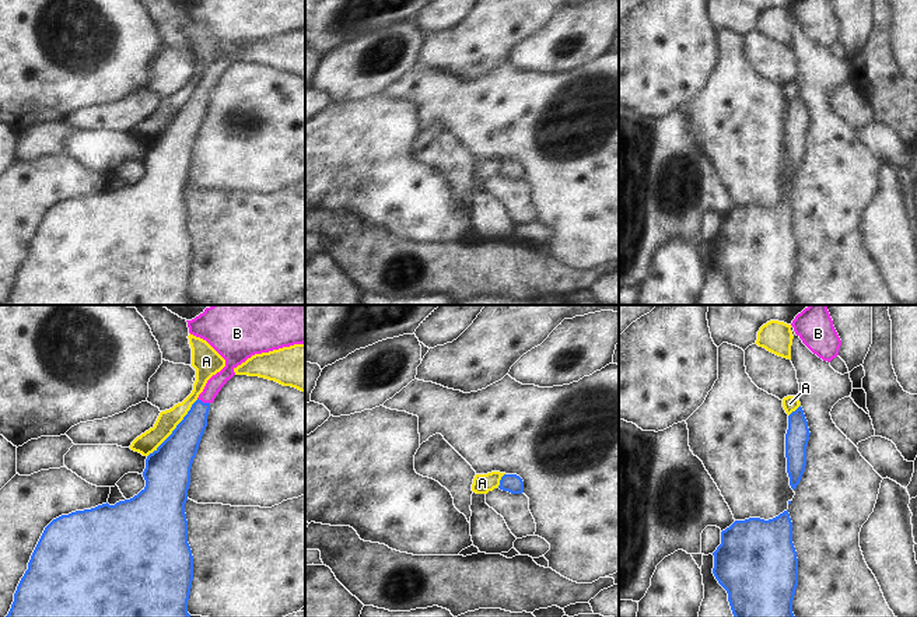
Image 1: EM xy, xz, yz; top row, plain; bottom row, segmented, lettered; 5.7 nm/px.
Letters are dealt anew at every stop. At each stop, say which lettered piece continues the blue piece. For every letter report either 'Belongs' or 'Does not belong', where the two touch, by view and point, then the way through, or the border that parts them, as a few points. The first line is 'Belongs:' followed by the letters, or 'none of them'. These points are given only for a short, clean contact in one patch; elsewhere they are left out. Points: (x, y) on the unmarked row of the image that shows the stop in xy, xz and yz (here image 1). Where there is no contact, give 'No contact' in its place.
Belongs: B
A: Does not belong. Touches blue at xy (175, 115)
B: Belongs. Touches blue at xy (202, 88). Path across: xy (184, 128), (196, 107), (202, 88), (216, 69)

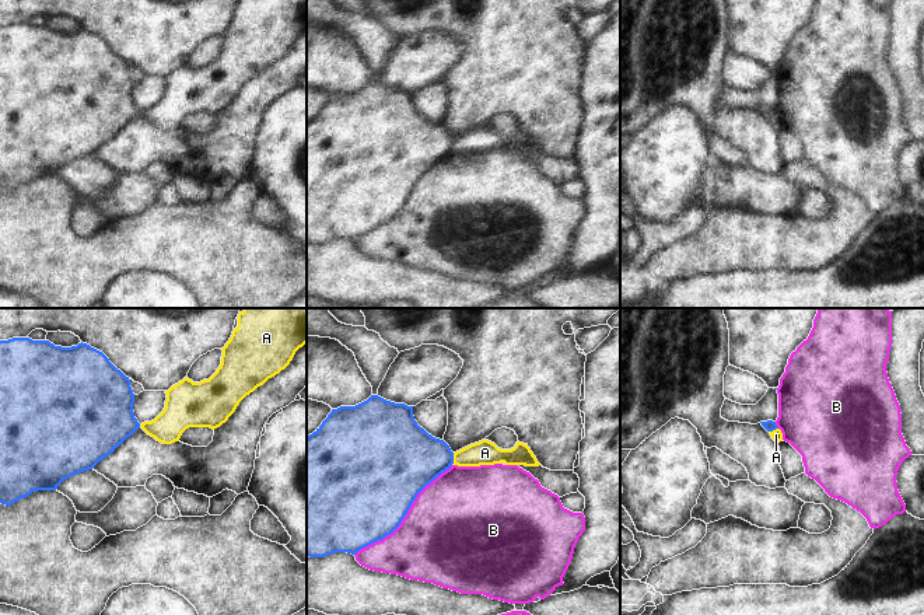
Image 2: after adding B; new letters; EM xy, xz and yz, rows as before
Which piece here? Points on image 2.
Belongs: none of them
A: Does not belong. Touches blue at xz (452, 144)
B: Does not belong. Touches blue at xz (406, 199)

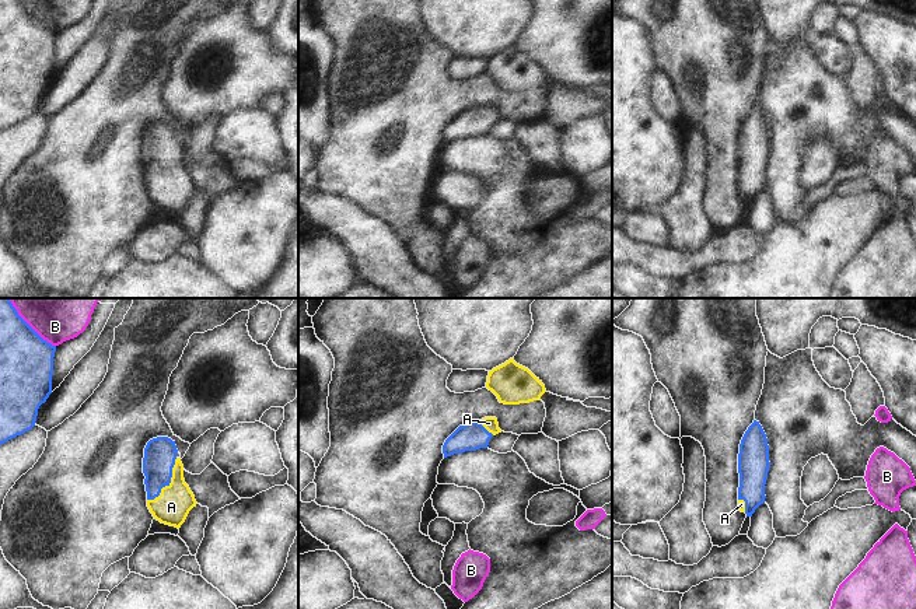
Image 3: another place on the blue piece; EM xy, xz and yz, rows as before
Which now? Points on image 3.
Belongs: A
A: Belongs. Touches blue at xy (168, 170). Path across: xy (160, 140), (160, 153), (168, 170), (171, 193)
B: Does not belong. Touches blue at xy (35, 18)

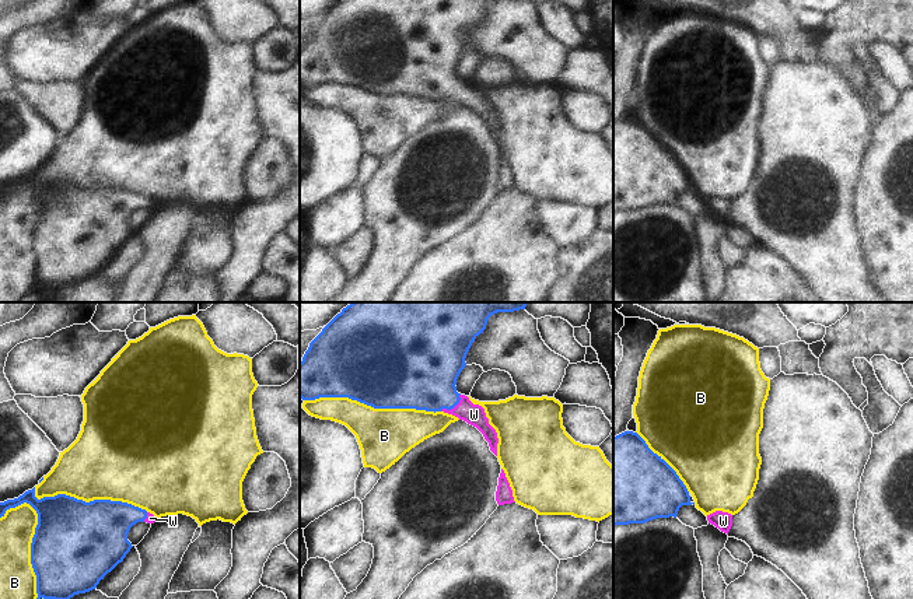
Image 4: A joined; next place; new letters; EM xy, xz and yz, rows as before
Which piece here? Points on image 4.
Belongs: W
B: Does not belong. Touches blue at xz (373, 93)
W: Belongs. Touches blue at xz (452, 94). Path across: xz (423, 62), (452, 94), (462, 94), (474, 101)

